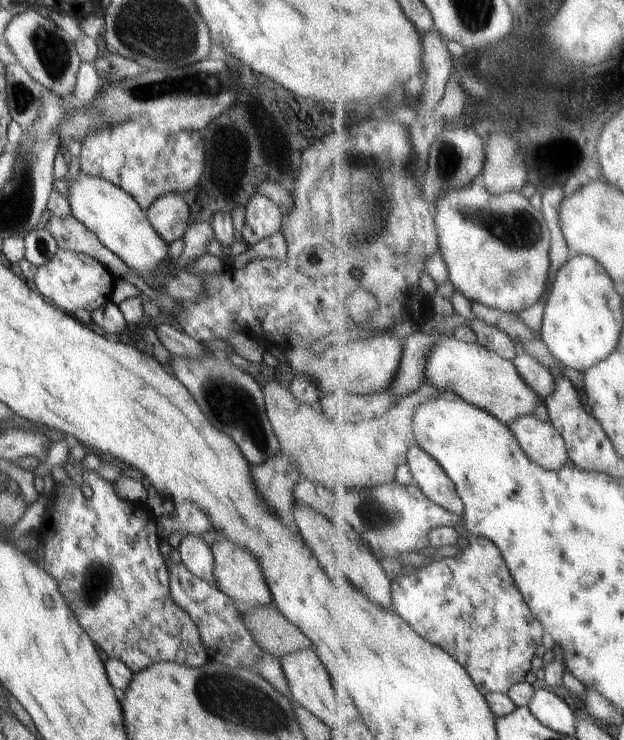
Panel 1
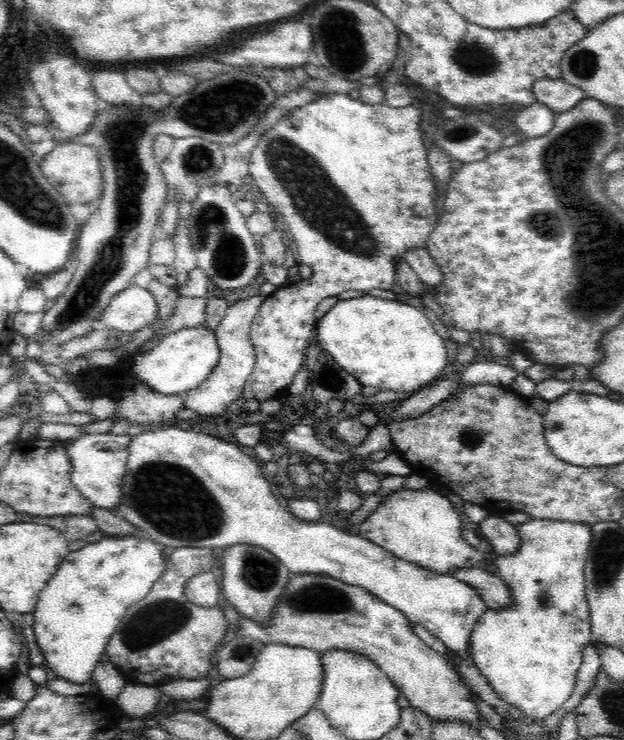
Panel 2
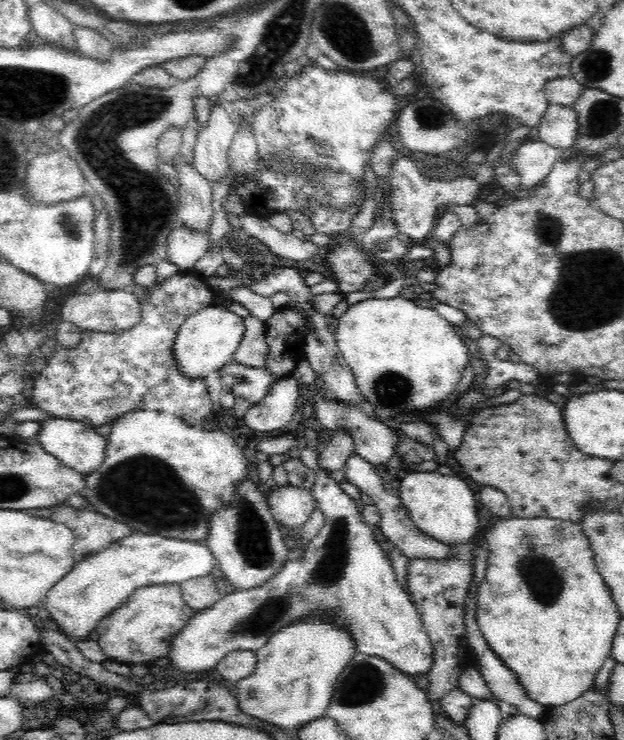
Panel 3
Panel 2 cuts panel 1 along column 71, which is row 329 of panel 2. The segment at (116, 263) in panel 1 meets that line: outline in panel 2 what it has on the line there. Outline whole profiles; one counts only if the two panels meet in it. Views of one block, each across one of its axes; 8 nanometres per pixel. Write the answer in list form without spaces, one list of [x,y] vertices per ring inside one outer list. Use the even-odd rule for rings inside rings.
[[[267,296],[247,297],[228,307],[222,322],[216,327],[216,343],[220,349],[220,360],[212,374],[196,388],[185,394],[186,408],[201,416],[220,416],[236,400],[241,398],[244,385],[255,368],[256,352],[250,339],[252,321]]]

